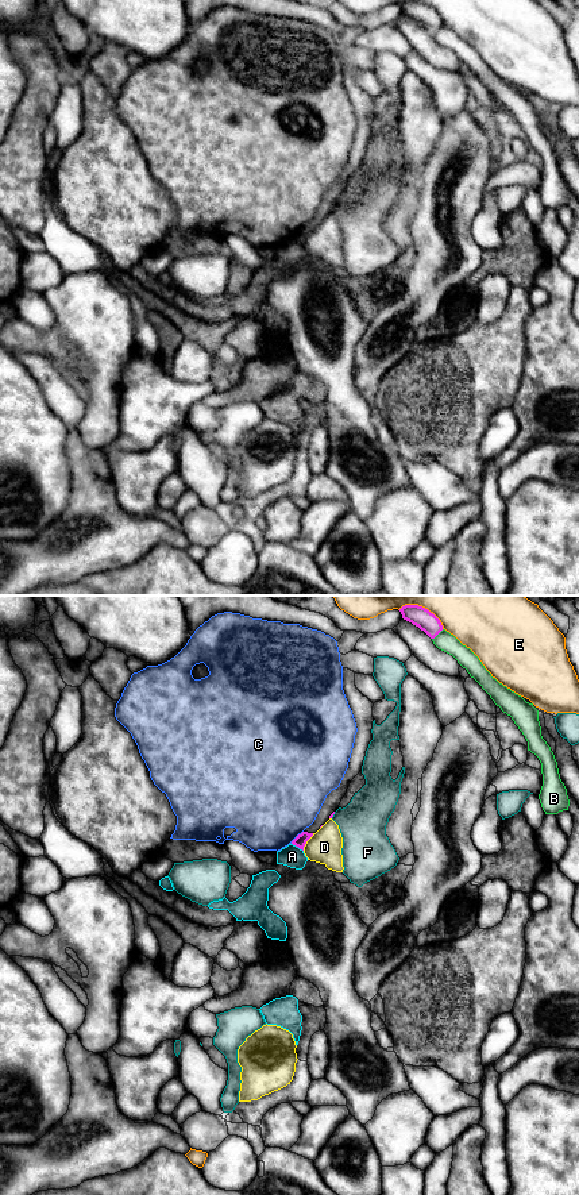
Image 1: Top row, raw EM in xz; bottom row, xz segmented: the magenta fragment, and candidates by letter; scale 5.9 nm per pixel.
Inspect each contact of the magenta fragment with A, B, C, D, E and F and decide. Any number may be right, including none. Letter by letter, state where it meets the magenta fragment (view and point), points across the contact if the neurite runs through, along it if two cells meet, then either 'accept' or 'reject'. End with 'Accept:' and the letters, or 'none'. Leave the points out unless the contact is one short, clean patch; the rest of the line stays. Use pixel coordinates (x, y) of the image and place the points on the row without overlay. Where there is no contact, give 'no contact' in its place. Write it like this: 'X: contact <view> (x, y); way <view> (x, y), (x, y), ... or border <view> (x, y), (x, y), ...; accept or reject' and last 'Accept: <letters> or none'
A: contact xz (297, 241); border xz (292, 238), (302, 246); reject
B: contact xz (437, 29); reject
C: contact xz (296, 232); reject
D: contact xz (307, 235); border xz (313, 228), (302, 245); reject
E: contact xz (432, 8); reject
F: contact xz (334, 208); border xz (335, 207), (331, 212); reject
Accept: none

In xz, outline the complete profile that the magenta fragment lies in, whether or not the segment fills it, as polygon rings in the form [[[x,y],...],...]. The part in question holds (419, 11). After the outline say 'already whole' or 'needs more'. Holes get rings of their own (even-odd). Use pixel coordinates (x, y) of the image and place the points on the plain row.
[[[405,0],[399,4],[402,14],[424,26],[431,34],[435,34],[441,26],[440,15],[428,4],[418,0]]]; already whole

